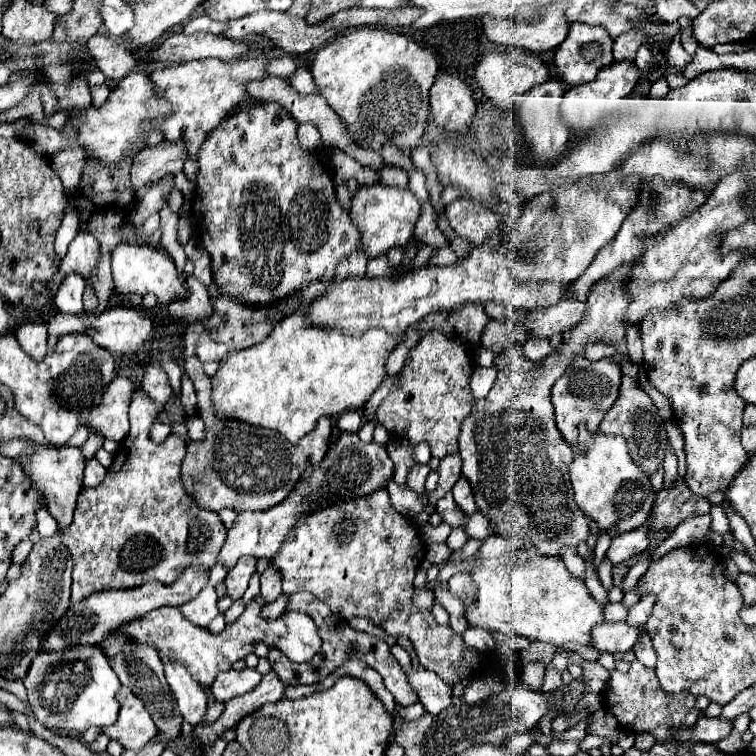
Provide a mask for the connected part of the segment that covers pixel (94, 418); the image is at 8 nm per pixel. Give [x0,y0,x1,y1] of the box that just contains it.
[85,377,135,441]

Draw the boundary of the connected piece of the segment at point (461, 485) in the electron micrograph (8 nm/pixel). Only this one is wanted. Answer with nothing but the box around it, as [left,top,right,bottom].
[453,477,477,515]

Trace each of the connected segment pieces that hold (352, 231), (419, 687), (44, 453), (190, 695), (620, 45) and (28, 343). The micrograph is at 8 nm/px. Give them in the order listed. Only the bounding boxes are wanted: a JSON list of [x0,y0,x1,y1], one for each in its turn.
[[191,103,359,305],[407,667,451,715],[19,447,85,527],[165,663,207,727],[613,25,643,61],[15,323,47,361]]

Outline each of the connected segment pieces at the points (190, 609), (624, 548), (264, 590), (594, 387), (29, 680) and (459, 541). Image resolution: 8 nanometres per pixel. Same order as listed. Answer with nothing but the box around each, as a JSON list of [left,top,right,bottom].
[[179,585,219,627],[607,521,649,565],[261,565,281,603],[551,357,621,445],[25,645,121,737],[447,529,469,551]]

